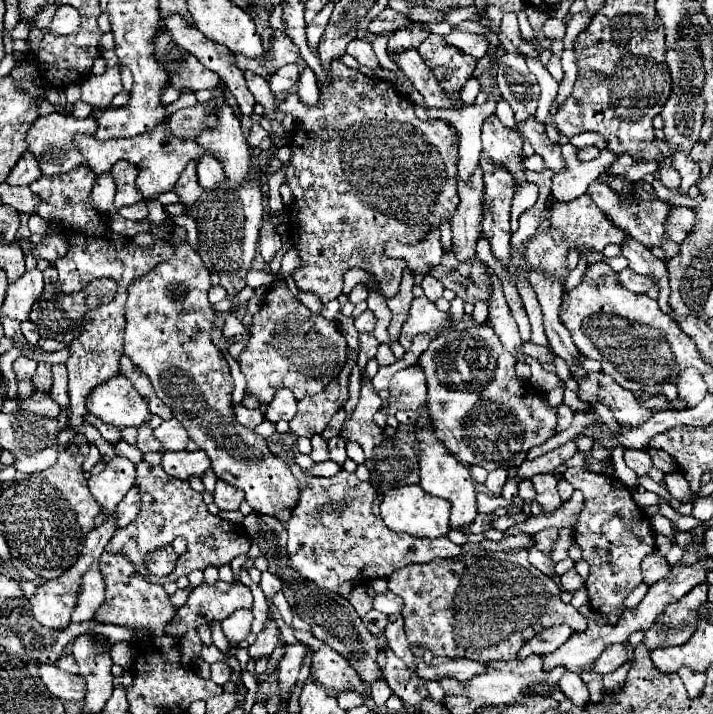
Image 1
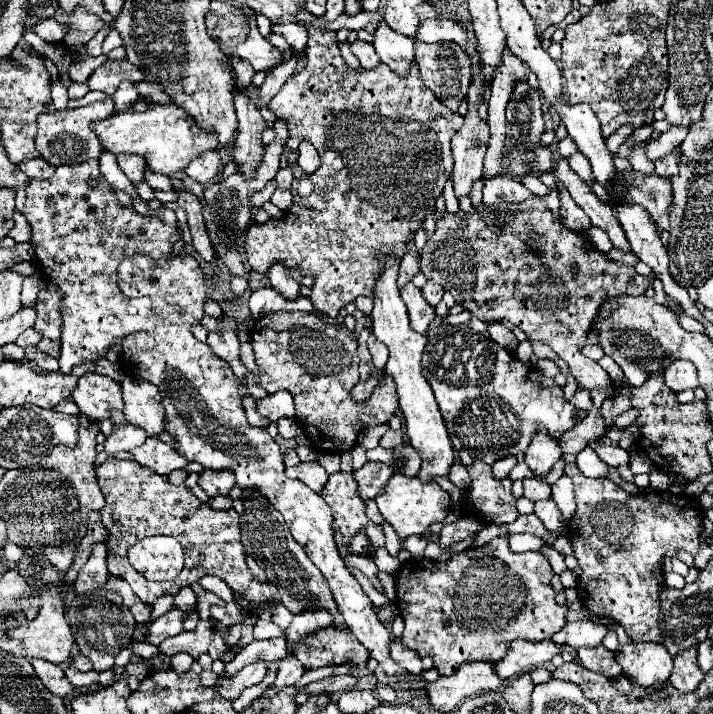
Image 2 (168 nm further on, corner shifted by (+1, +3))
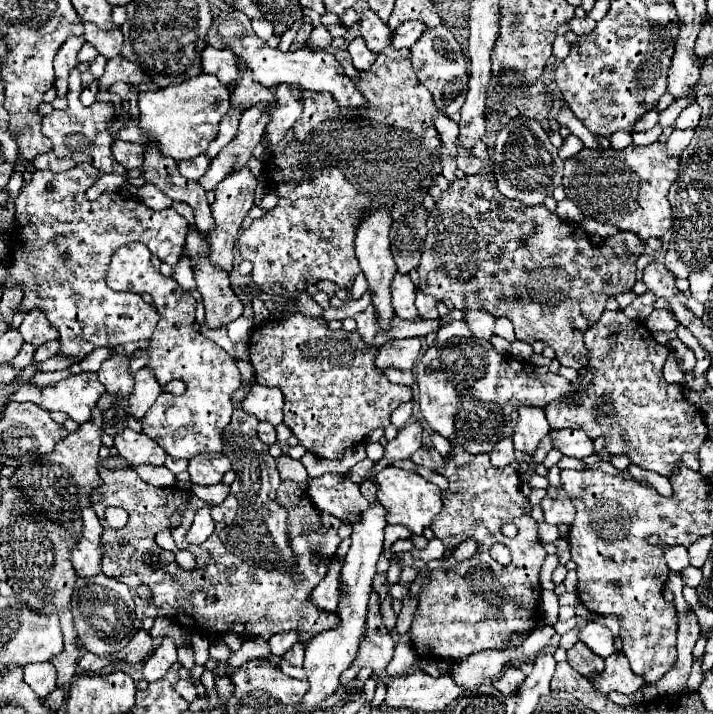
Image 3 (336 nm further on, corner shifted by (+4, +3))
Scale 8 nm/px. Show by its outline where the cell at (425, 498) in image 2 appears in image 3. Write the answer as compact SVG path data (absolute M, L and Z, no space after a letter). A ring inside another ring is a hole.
M386 467L386 471L378 473L378 483L380 483L378 501L388 509L386 521L392 523L392 525L404 525L414 535L422 535L424 527L432 525L432 519L442 509L440 489L434 483L420 477L418 473L410 473L410 471L398 469L398 467Z

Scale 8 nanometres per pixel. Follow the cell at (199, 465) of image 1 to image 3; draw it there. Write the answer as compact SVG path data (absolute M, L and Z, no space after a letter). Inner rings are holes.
M128 427L114 437L114 447L132 465L148 463L154 467L162 467L168 457L168 453L154 439L144 433L136 433Z

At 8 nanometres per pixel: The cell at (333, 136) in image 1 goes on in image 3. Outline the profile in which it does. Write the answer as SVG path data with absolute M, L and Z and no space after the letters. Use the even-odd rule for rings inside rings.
M390 47L390 51L382 51L370 71L357 71L348 51L338 51L336 59L365 97L368 107L340 107L332 93L296 91L302 101L302 117L294 123L294 141L286 147L282 159L270 159L268 165L264 165L268 185L278 191L280 201L262 219L254 219L238 241L242 259L254 265L252 281L262 293L274 297L286 297L296 289L308 289L318 279L328 279L340 289L350 289L354 277L360 273L354 255L358 221L376 207L388 209L392 221L398 221L422 205L426 191L430 191L436 175L442 173L442 141L432 121L432 117L438 115L438 107L430 91L422 87L414 75L410 49Z

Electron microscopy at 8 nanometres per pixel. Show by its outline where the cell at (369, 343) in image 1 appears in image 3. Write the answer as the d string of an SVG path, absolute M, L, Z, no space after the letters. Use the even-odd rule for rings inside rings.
M418 337L392 339L378 349L374 365L378 369L386 369L386 367L412 369L414 361L418 357L418 351L420 351L420 339Z

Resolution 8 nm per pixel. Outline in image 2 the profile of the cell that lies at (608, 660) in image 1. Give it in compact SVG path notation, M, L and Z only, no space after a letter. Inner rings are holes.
M599 645L595 649L581 647L581 649L577 649L577 657L579 657L581 665L593 673L601 673L605 677L621 675L621 667L617 667L615 655L611 651L607 651L603 645Z

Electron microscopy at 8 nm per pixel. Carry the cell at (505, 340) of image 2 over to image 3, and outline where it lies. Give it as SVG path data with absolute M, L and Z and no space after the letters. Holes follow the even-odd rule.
M466 311L464 317L466 317L474 335L478 335L482 339L492 337L492 315L490 313L486 313L486 311Z

